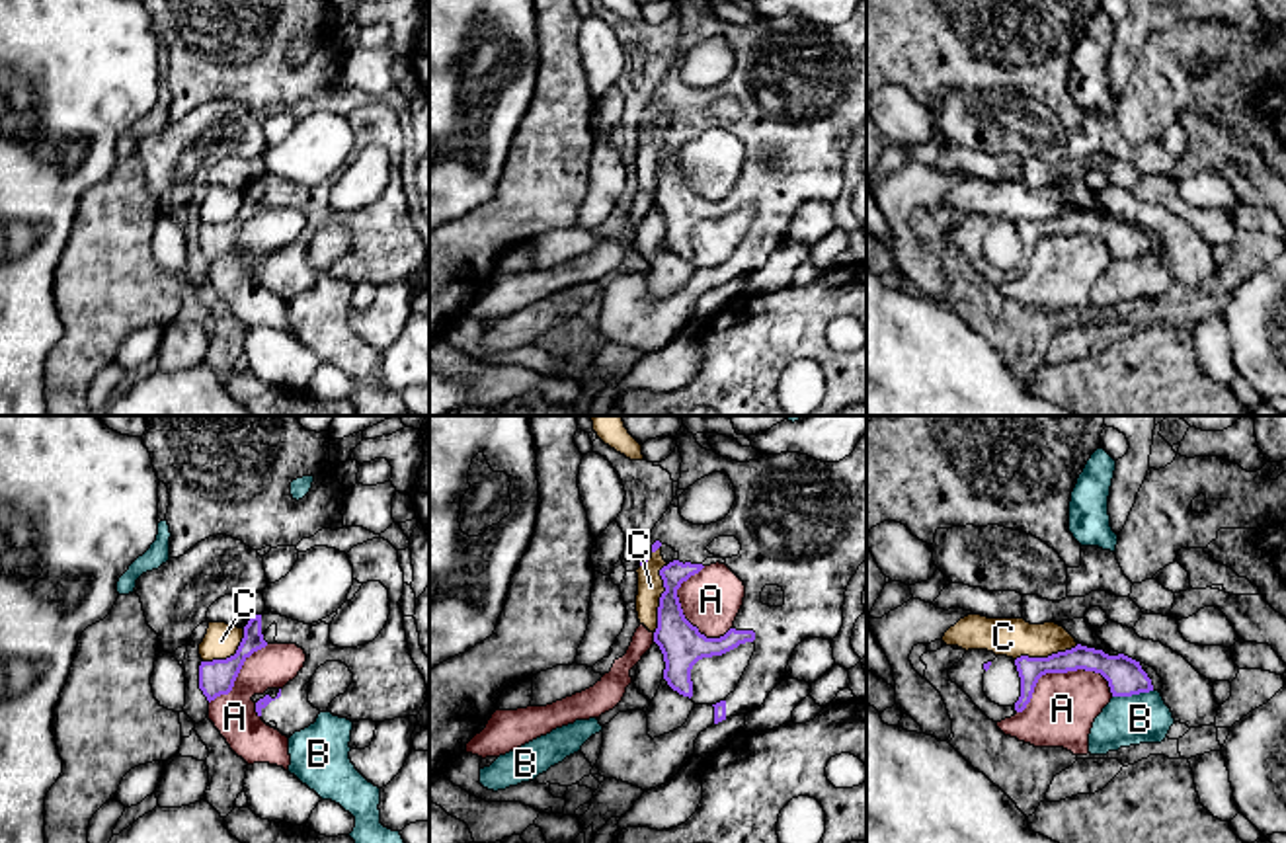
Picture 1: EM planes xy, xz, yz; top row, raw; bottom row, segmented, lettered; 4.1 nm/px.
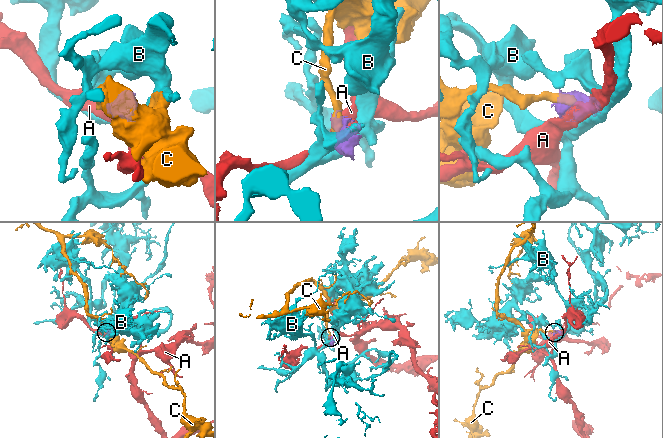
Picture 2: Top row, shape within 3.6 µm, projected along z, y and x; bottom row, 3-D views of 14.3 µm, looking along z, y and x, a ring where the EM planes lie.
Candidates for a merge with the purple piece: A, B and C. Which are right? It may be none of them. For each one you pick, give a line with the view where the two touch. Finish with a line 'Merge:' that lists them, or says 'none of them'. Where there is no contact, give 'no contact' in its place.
Merge: none of them

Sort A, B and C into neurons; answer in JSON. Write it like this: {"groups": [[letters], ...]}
{"groups": [["A"], ["B"], ["C"]]}

